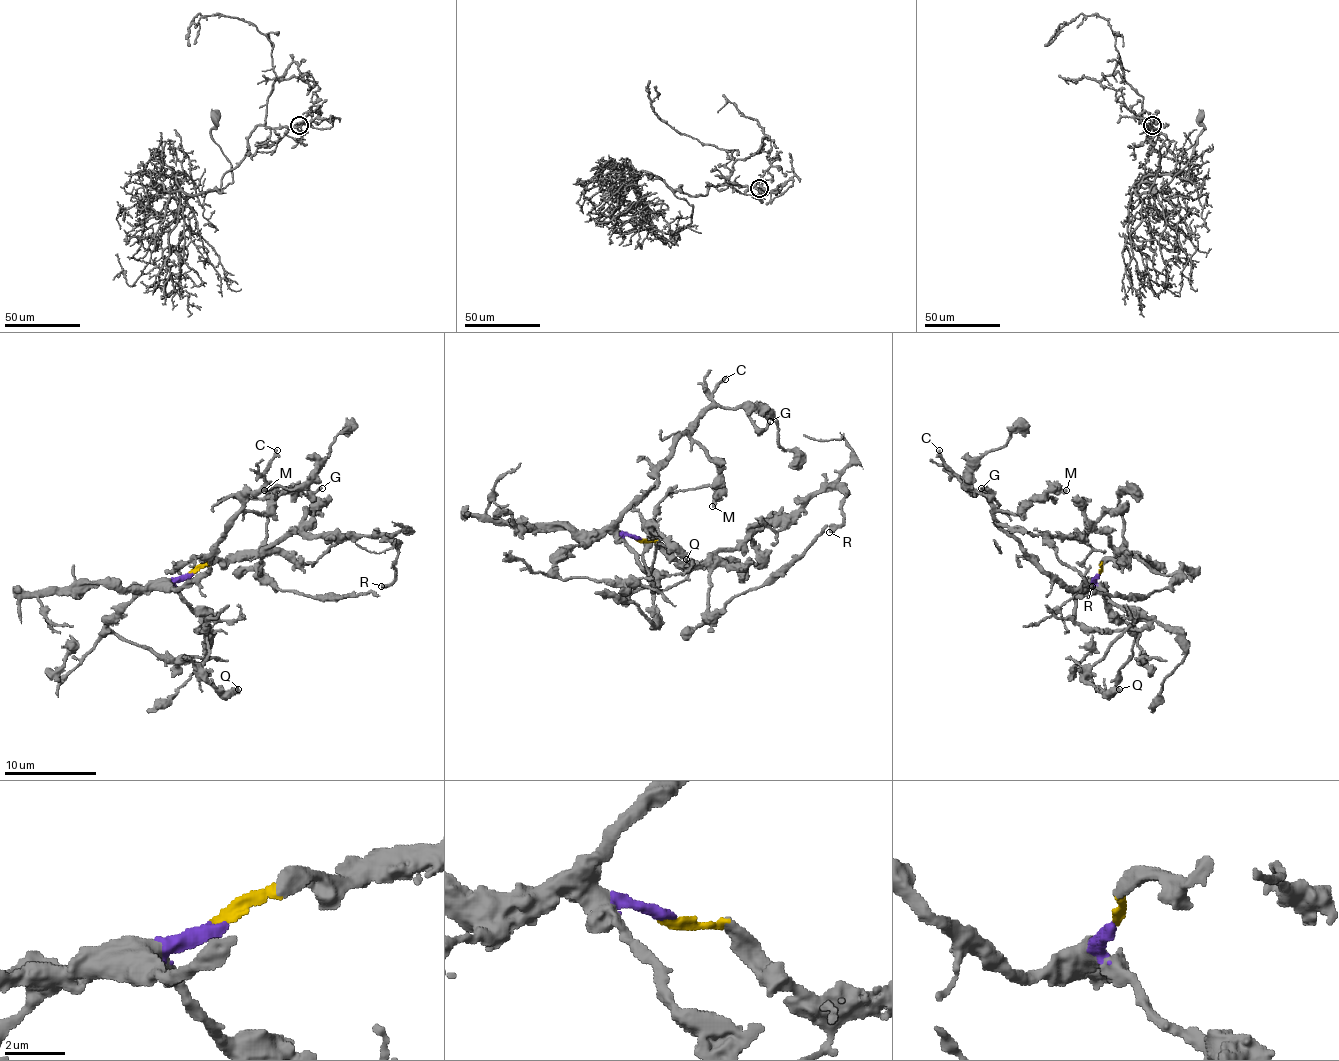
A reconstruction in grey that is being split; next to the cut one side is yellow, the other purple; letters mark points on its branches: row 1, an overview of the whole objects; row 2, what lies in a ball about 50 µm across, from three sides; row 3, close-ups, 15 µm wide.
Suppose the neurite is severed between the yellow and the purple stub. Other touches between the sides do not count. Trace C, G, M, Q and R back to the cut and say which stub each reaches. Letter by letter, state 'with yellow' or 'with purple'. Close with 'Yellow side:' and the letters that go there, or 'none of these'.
C: with purple
G: with purple
M: with purple
Q: with purple
R: with yellow
Yellow side: R

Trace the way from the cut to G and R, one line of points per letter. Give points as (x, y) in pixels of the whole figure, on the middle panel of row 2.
G: (638, 539), (618, 528), (618, 521), (654, 484), (657, 466), (709, 408), (742, 408), (762, 429), (769, 422)
R: (638, 539), (659, 541), (680, 562), (707, 562), (838, 489), (843, 521), (829, 532)

